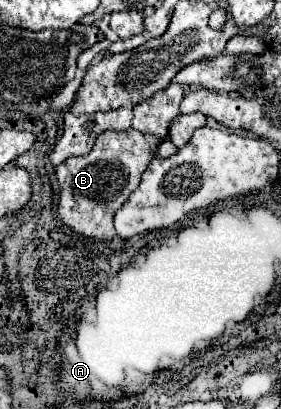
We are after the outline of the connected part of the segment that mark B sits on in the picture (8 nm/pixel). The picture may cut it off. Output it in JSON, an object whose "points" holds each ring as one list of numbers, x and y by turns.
{"points":[[106,130,94,142,94,148,86,156,68,158,56,168,56,178,60,184,58,200,58,220,72,232,98,242,108,242,116,236,112,218,116,210,128,200,128,196,138,188,142,172,154,158,154,150,160,144,154,136,142,134,138,130,112,132]]}

